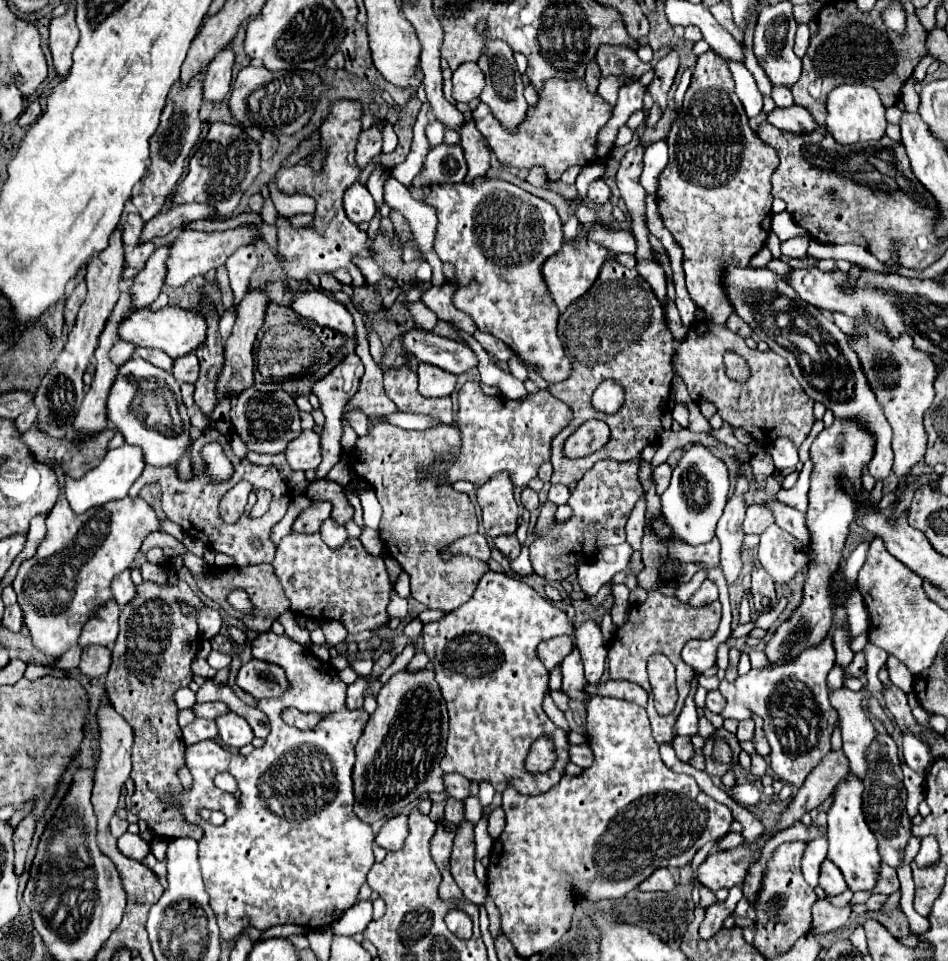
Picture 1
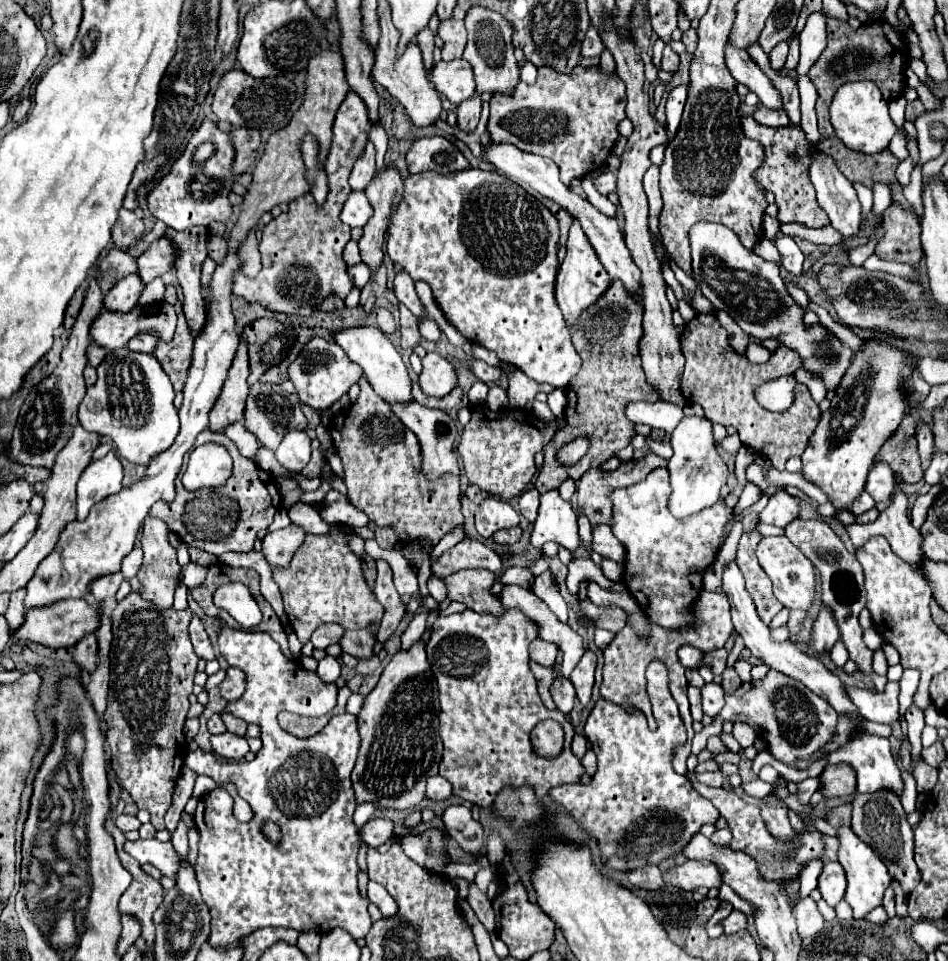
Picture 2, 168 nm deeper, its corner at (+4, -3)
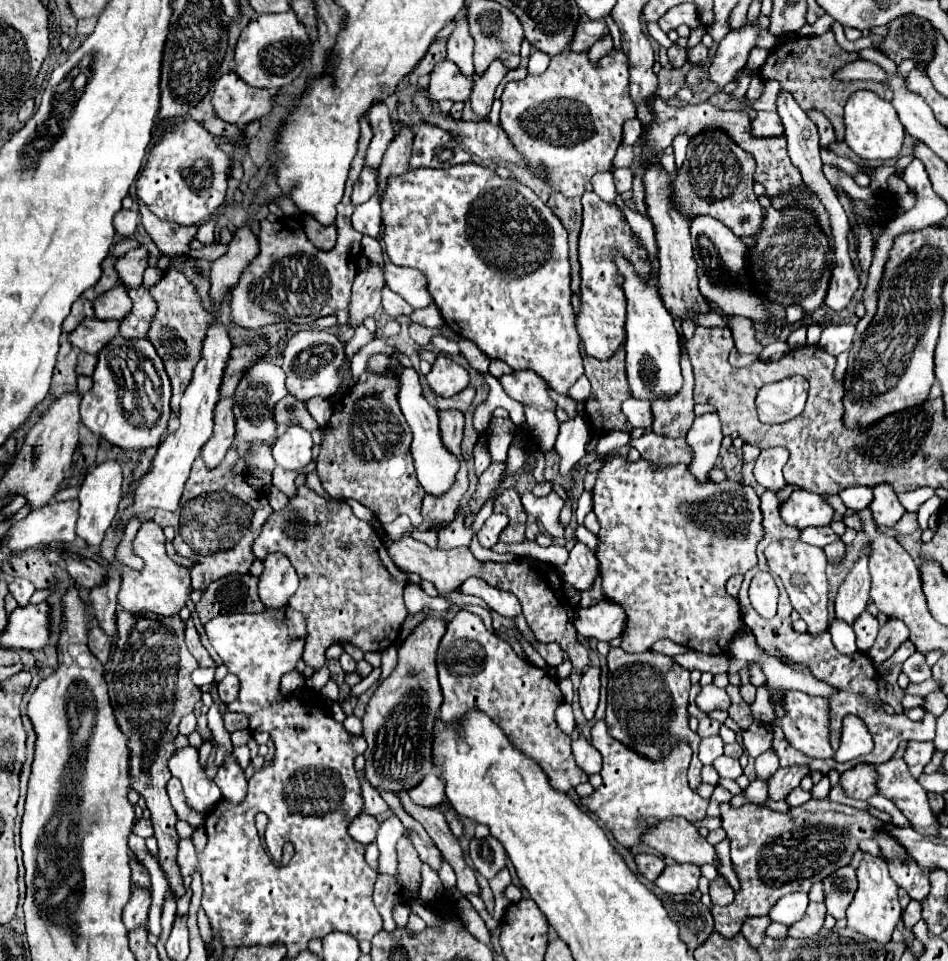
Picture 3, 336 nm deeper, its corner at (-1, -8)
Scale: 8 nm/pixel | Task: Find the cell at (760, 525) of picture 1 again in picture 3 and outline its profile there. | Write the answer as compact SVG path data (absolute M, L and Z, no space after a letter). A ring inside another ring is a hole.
M797 488L789 500L781 504L781 518L795 528L825 526L833 520L833 508L819 494Z

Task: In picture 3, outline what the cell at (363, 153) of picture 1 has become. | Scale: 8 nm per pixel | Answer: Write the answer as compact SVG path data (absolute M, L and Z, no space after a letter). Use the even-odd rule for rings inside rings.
M365 166L359 180L353 186L353 196L351 196L353 206L359 206L359 204L367 202L375 192L377 192L377 172L373 168Z

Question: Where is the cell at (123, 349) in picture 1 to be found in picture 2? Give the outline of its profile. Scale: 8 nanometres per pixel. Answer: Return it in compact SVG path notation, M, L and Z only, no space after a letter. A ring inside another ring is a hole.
M92 343L92 345L88 347L88 351L86 351L88 365L98 367L98 365L100 365L100 361L104 359L104 355L106 355L106 349L104 349L104 347L96 347L96 343Z

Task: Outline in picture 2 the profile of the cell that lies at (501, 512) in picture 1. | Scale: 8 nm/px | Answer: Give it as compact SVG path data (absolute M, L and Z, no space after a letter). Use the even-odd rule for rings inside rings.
M486 497L476 509L476 529L484 539L490 539L496 531L516 527L520 515L504 499Z

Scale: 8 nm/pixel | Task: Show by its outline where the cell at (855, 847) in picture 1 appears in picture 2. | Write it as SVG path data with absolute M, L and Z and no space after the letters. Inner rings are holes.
M840 827L838 829L838 839L840 839L840 849L838 849L838 861L846 871L846 879L848 879L848 889L846 889L846 901L852 907L854 919L864 919L872 909L882 905L882 897L884 891L890 885L890 875L886 865L882 863L882 859L862 841L854 835L854 831L850 827Z

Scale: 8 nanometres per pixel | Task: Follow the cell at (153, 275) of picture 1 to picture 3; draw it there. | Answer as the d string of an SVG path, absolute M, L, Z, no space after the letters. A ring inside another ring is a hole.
M121 284L121 286L111 288L111 290L107 290L105 294L101 294L101 296L93 302L95 316L97 316L99 320L111 320L111 318L123 320L123 318L129 314L129 308L133 306L127 292L129 292L129 290Z

